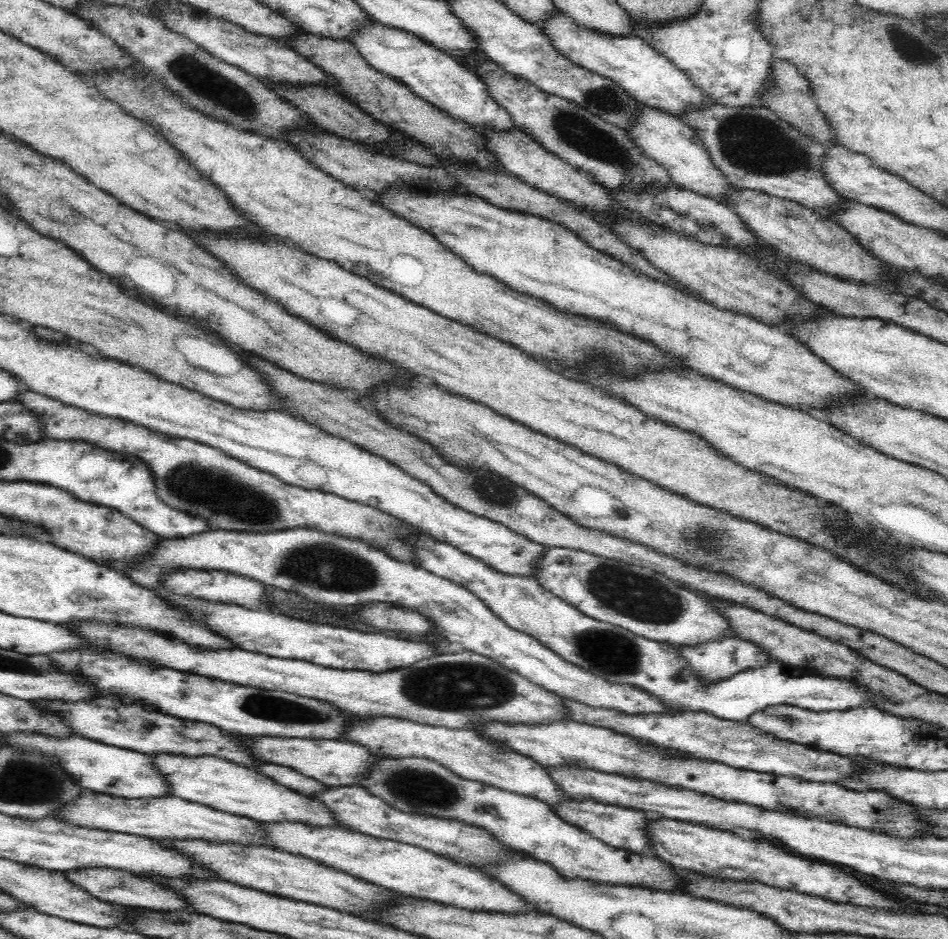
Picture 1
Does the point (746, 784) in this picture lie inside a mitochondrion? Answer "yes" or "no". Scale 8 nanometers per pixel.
no

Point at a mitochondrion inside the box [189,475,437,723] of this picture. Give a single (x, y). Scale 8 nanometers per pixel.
(331, 564)

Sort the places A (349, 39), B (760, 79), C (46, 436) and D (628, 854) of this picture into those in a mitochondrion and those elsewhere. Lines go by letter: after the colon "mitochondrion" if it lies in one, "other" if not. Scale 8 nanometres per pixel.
A: other
B: other
C: other
D: other

